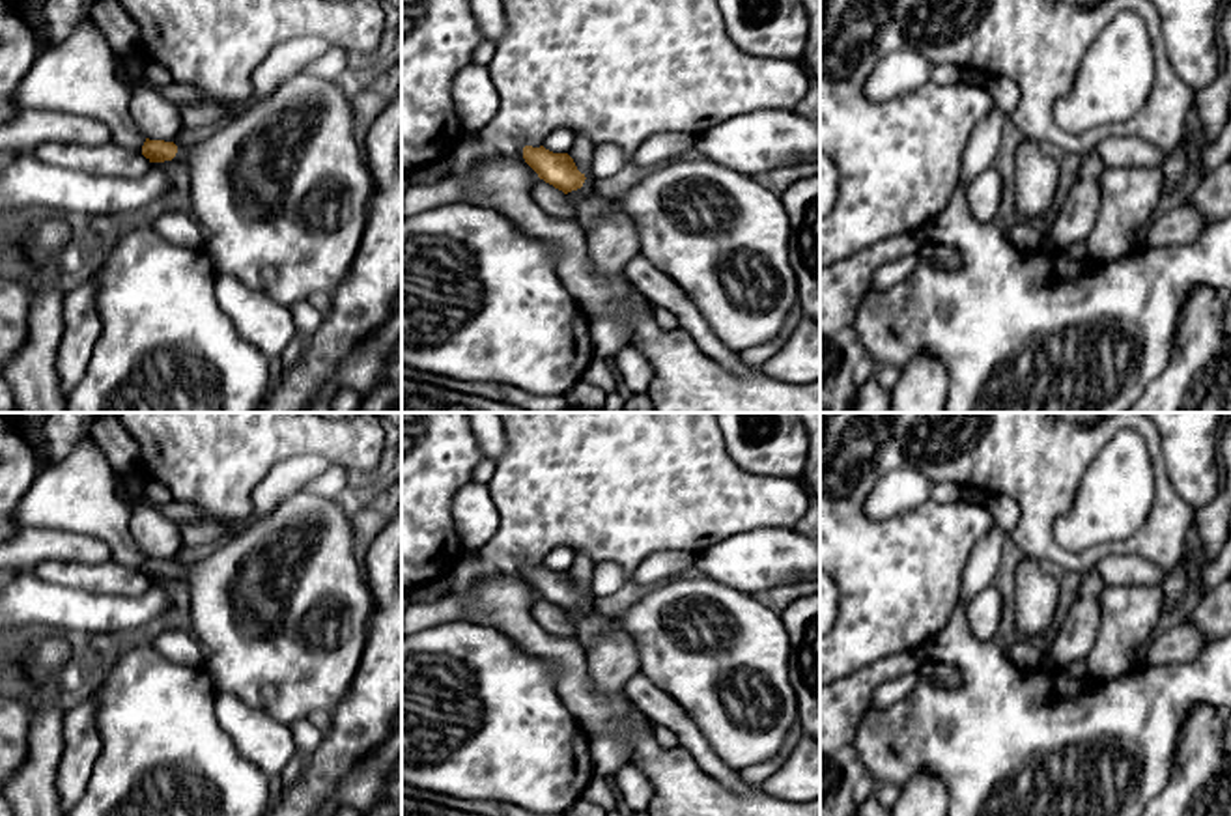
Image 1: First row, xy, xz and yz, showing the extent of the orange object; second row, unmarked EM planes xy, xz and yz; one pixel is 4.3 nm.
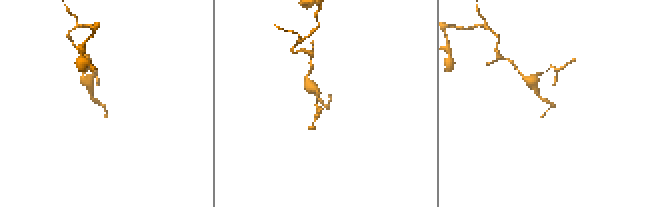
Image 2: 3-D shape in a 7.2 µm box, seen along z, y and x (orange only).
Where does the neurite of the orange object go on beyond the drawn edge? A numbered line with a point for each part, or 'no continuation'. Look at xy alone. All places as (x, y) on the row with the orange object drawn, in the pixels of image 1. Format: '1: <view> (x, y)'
1: xy (281, 191)

